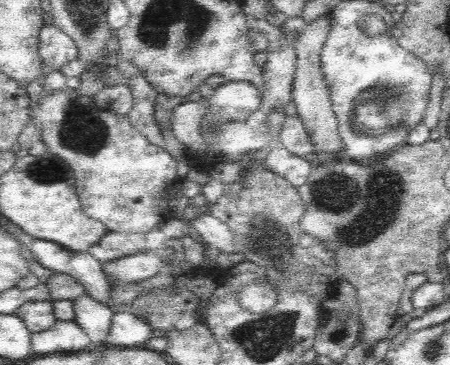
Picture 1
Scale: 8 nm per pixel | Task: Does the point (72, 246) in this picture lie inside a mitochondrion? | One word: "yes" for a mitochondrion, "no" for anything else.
no

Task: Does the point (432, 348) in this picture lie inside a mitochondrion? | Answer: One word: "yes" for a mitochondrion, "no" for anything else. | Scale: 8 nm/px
yes

